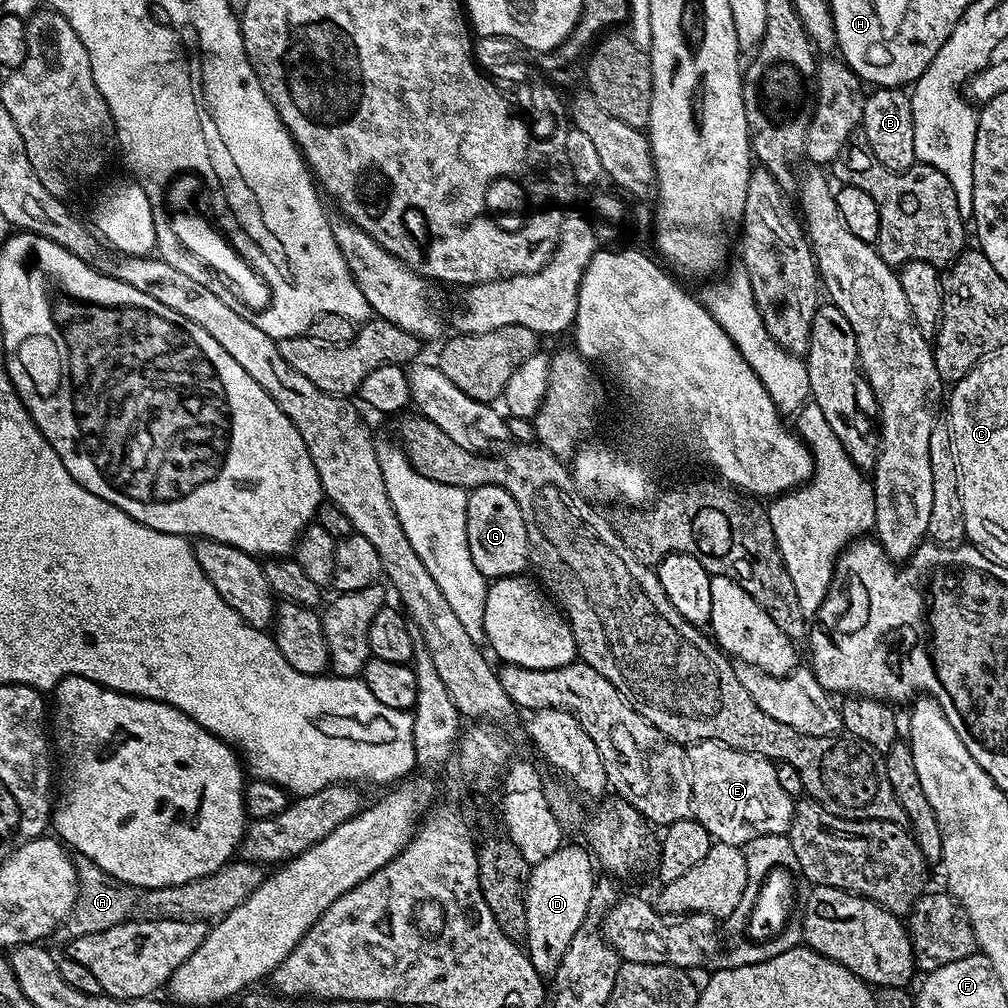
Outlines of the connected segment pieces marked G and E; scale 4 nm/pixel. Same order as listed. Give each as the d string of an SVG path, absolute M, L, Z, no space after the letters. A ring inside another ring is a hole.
M498 486L471 489L468 498L468 541L474 566L478 566L478 570L489 582L504 580L508 577L523 577L529 571L530 549L526 534L526 518L522 518L522 510L518 502L514 502L512 495Z
M705 740L687 749L688 771L692 773L692 811L694 819L708 831L713 841L743 849L754 838L787 836L796 813L797 801L778 783L776 765L771 760L739 752L725 744Z

